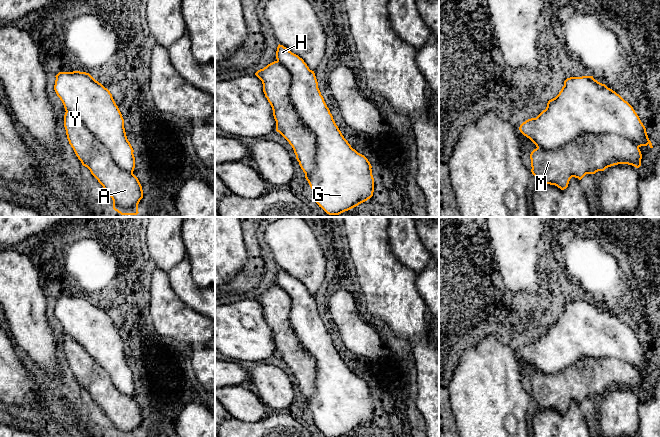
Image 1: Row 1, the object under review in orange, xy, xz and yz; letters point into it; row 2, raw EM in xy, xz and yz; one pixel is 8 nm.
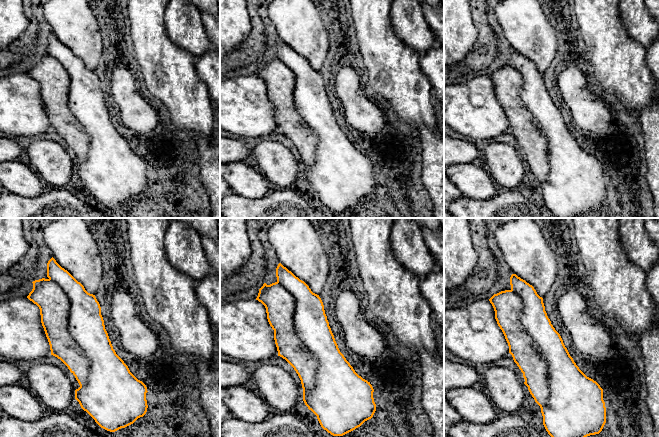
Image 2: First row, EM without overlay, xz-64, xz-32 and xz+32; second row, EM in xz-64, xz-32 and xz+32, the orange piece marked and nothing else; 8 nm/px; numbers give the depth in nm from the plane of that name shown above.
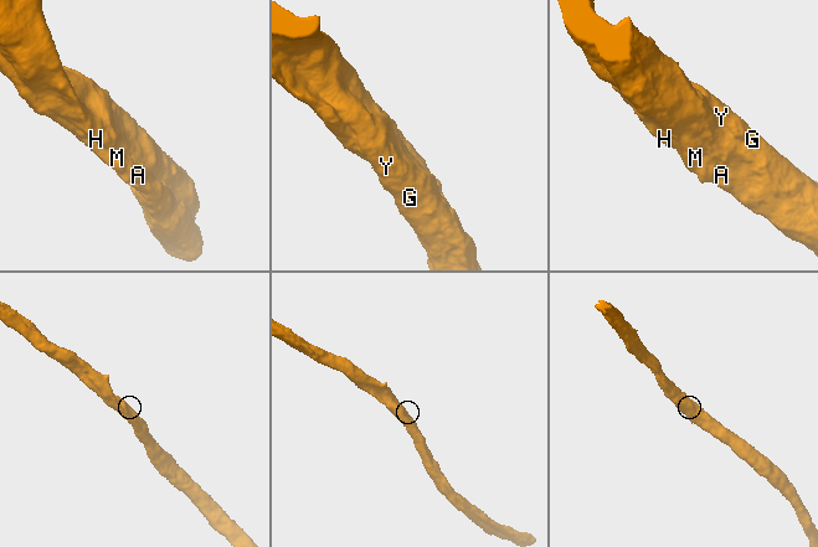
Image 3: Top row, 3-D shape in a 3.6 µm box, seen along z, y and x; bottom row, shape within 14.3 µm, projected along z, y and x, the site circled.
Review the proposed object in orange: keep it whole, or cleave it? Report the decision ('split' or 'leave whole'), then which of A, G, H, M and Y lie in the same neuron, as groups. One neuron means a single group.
split; A M / G H Y

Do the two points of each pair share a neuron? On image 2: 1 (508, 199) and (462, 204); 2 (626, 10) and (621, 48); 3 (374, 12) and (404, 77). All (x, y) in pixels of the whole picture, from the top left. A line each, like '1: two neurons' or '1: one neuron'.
1: one neuron
2: two neurons
3: one neuron

